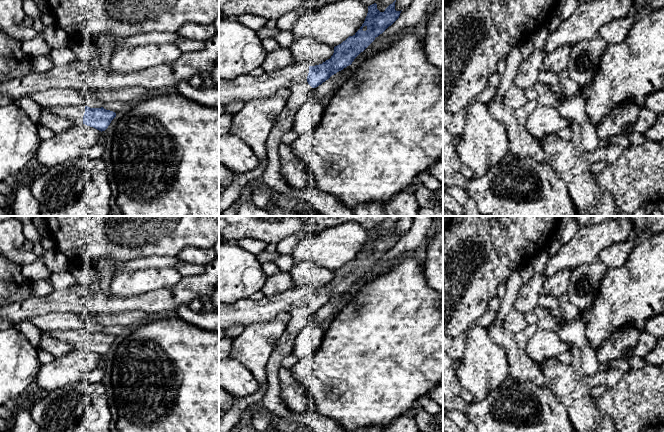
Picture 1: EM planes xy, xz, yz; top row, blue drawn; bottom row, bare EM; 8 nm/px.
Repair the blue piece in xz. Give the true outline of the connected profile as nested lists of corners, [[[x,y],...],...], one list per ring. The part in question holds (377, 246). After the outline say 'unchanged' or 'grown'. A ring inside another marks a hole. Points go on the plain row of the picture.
[[[396,224],[384,236],[377,233],[376,227],[368,230],[367,240],[360,253],[335,270],[331,282],[322,288],[308,290],[292,287],[270,298],[241,299],[234,304],[219,303],[219,328],[226,329],[236,324],[245,327],[253,322],[269,321],[299,306],[307,306],[312,312],[318,311],[332,299],[351,289],[376,261],[399,242],[401,235],[395,234],[395,226]]]; grown

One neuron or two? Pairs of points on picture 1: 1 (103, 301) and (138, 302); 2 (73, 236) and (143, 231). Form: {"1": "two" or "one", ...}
{"1": "one", "2": "one"}

